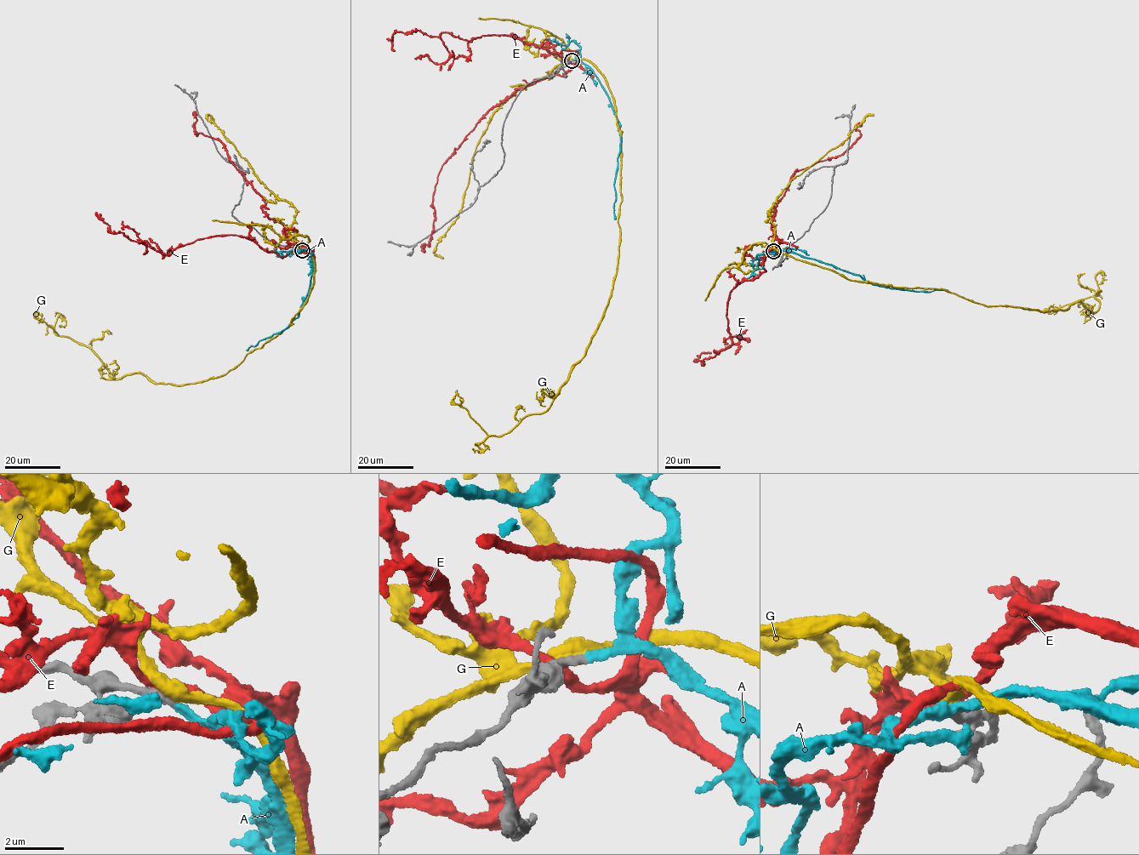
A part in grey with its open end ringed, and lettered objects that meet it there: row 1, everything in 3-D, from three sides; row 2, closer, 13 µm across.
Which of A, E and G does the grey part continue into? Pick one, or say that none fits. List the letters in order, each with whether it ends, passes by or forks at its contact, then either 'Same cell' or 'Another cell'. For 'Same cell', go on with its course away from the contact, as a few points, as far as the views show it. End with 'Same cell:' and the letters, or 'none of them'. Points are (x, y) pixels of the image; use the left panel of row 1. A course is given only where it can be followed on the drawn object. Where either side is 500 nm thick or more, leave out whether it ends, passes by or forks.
A: It ends there. Same cell. Its course: (302, 250), (310, 254), (311, 274), (298, 317), (280, 333), (260, 340), (246, 350)
E: It passes by. Another cell
G: Another cell
Same cell: A

